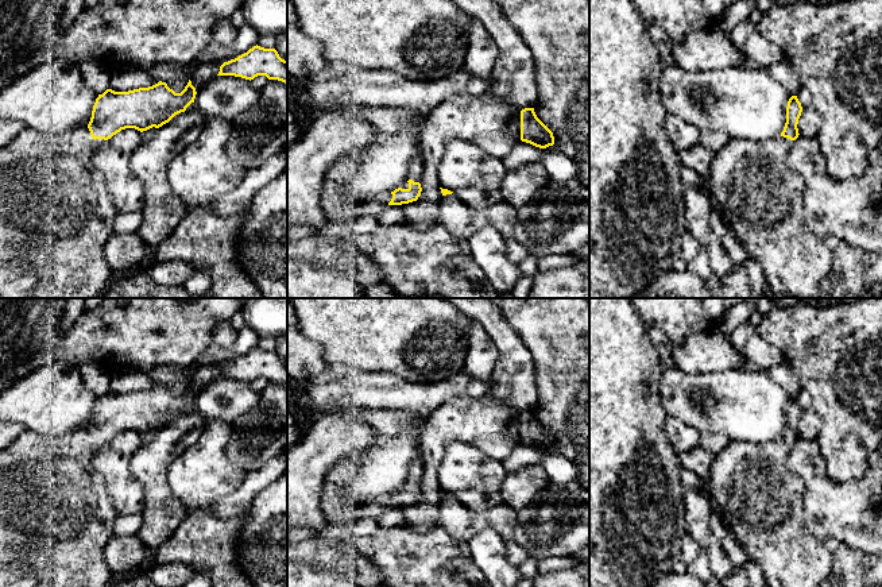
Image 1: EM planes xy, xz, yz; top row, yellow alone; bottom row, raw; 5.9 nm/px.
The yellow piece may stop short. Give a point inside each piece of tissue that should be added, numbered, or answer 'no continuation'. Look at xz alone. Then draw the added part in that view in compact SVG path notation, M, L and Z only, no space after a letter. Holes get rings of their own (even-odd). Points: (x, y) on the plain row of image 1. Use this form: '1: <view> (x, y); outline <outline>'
1: xz (416, 467); outline M418 455L410 463L406 483L401 487L401 490L409 491L409 484L407 484L409 482L413 482L414 484L419 484L422 478L422 471L423 471L423 466L421 462L421 456Z

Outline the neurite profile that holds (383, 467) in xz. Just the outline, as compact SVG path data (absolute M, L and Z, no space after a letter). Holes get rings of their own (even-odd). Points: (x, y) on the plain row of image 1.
M413 412L411 420L398 435L384 436L376 430L372 443L359 449L360 462L348 486L348 503L361 505L401 490L406 483L410 463L421 453L421 435L428 425L428 417Z

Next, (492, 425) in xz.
M487 393L477 398L452 397L429 414L419 443L422 494L417 503L402 506L406 528L417 533L437 526L442 501L437 488L437 470L446 447L454 441L471 444L491 459L503 462L521 443L521 413Z

